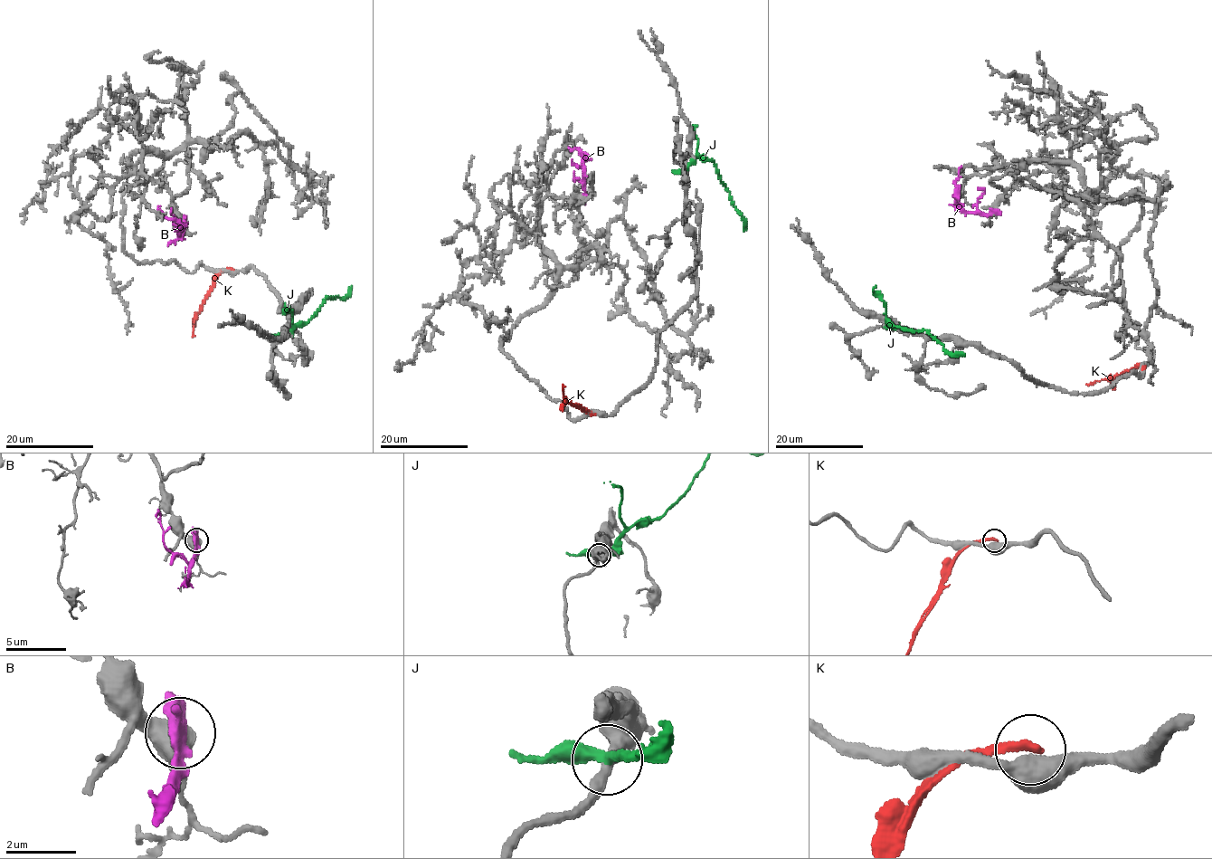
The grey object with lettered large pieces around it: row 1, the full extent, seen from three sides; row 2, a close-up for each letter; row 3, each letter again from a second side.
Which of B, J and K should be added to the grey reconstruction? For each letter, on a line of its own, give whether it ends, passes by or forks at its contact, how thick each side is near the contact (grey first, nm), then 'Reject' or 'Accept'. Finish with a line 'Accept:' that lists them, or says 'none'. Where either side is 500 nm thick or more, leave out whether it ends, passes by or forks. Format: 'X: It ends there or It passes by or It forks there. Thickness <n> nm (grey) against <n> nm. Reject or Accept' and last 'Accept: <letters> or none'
B: It forks there. Thickness 440 nm (grey) against 360 nm. Reject
J: It passes by. Thickness 260 nm (grey) against 280 nm. Reject
K: Thickness 500 nm (grey) against 320 nm. Reject
Accept: none

